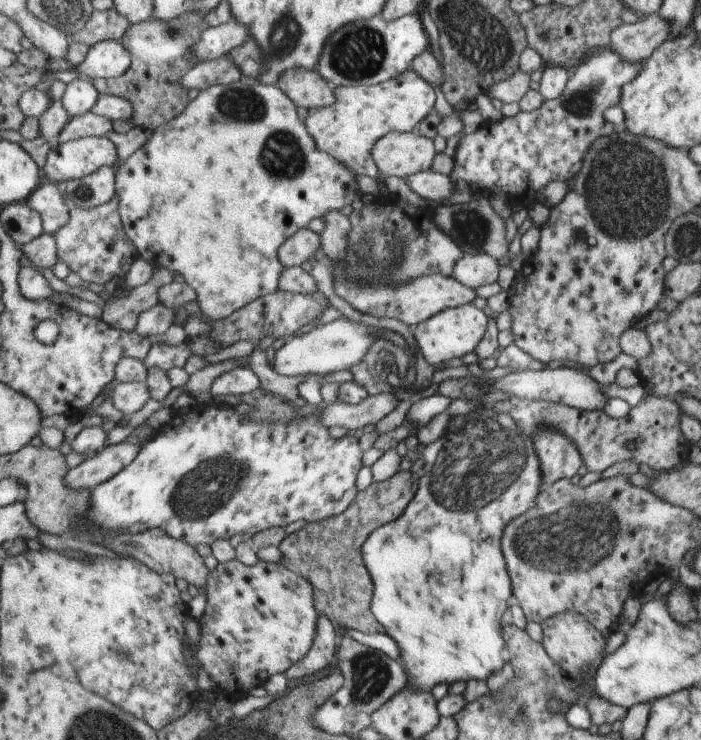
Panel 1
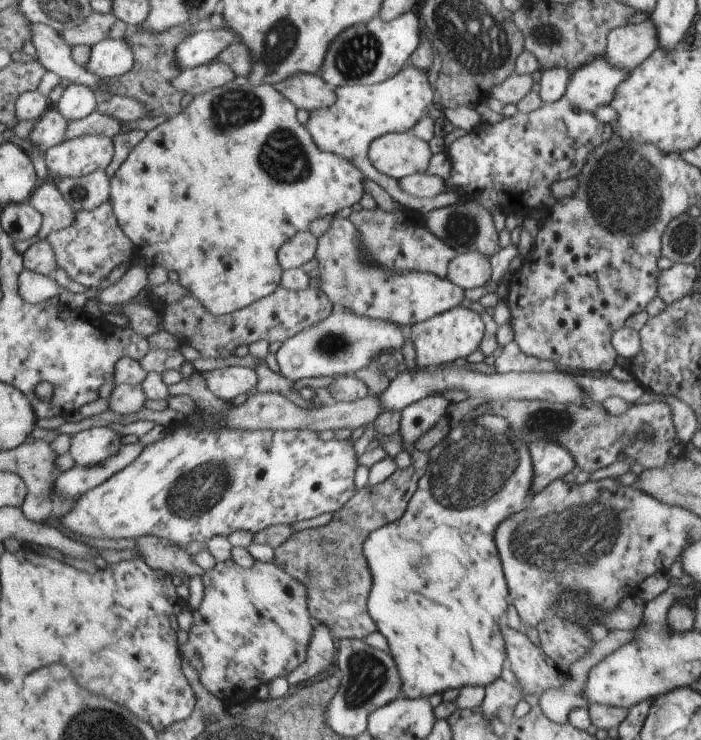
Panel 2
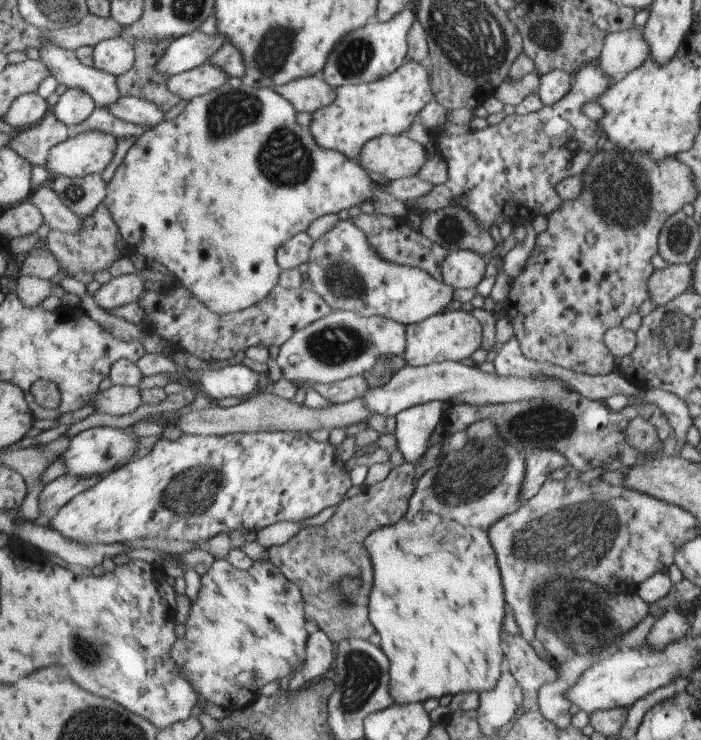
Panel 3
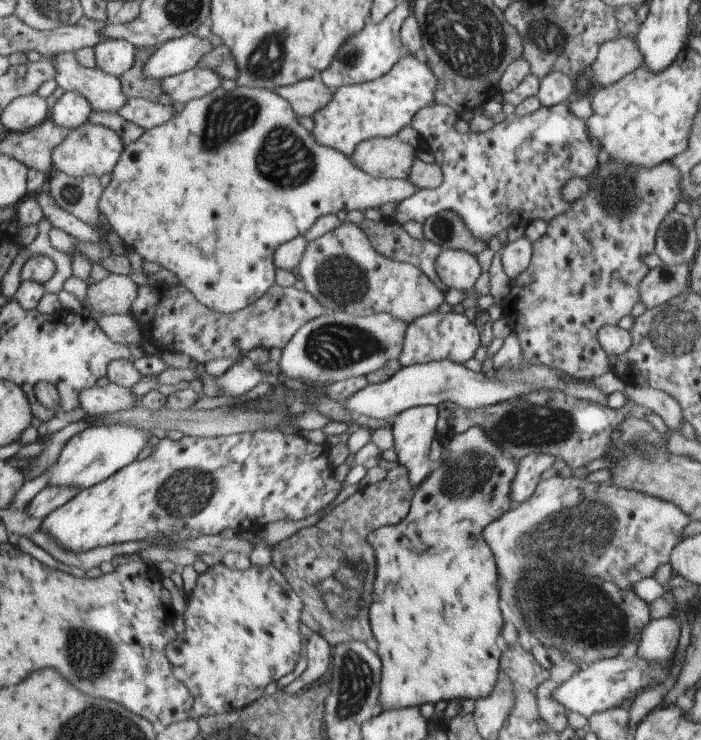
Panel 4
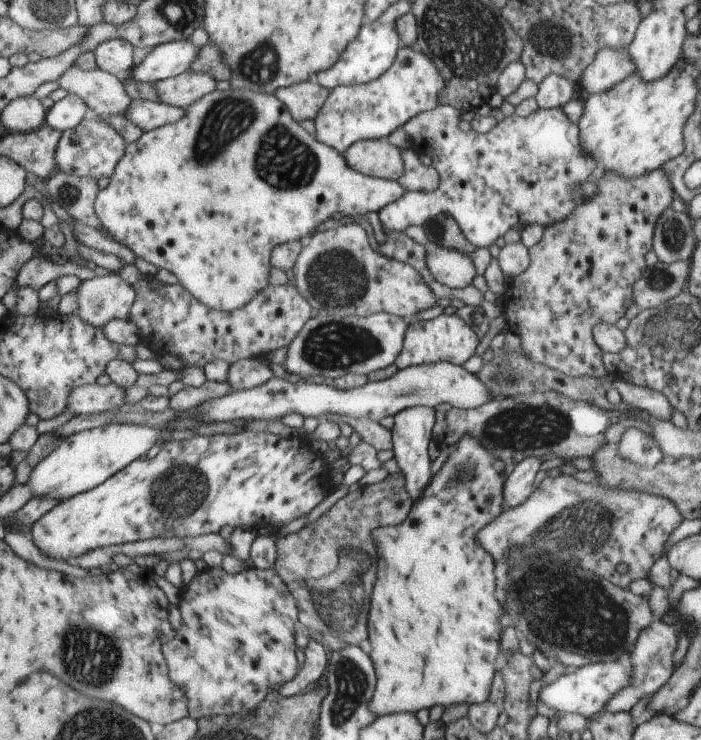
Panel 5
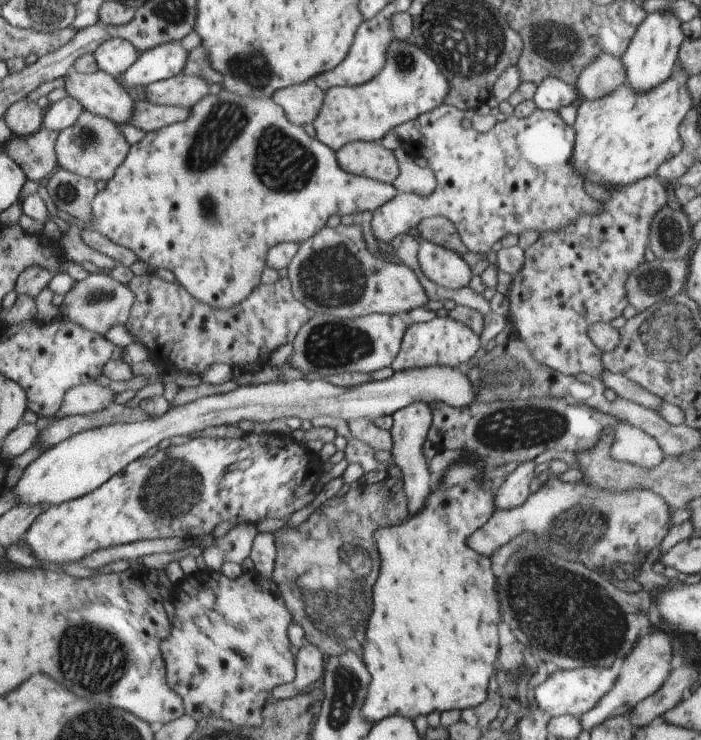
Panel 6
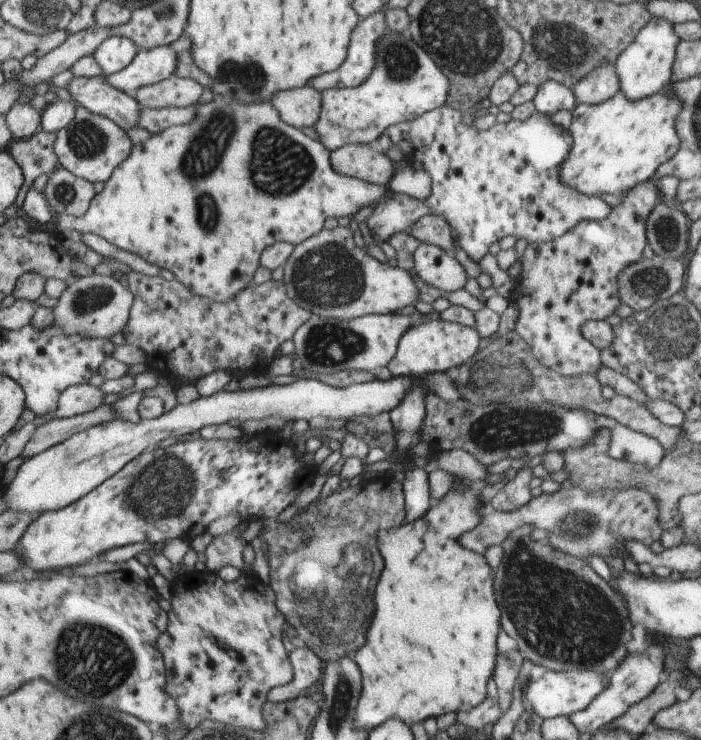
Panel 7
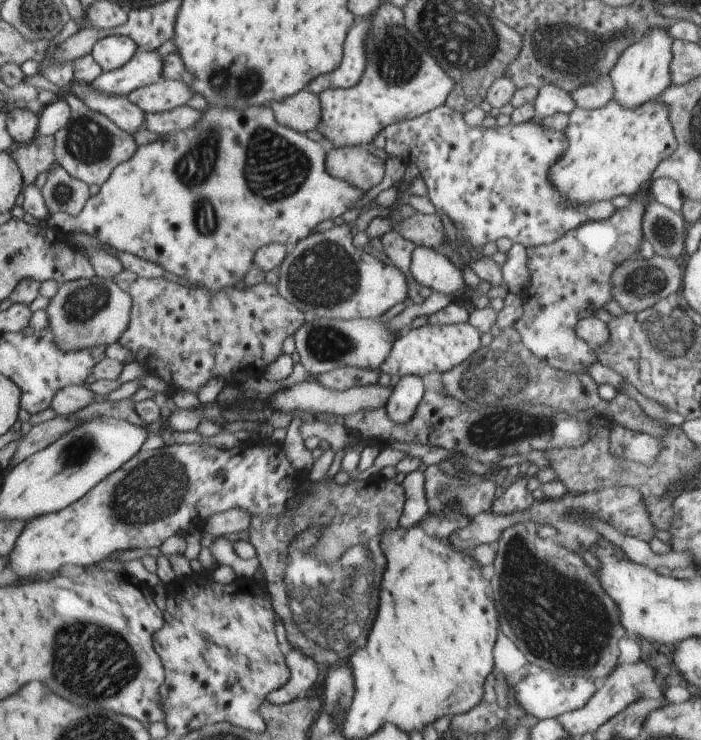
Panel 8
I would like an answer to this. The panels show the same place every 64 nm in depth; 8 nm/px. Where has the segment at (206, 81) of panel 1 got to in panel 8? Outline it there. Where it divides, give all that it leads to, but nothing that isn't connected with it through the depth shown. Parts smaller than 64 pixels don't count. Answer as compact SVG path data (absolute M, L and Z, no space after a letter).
M163 79L131 92L128 98L147 113L163 112L185 106L193 94L195 92L189 88L188 82Z

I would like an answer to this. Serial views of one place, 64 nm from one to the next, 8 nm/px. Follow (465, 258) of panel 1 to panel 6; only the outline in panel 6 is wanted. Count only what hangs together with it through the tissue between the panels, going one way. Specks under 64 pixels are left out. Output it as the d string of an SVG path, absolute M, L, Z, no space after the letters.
M417 226L408 230L407 234L419 244L416 256L422 273L420 278L429 278L437 286L449 290L461 290L461 286L467 286L471 272L457 254L421 238Z

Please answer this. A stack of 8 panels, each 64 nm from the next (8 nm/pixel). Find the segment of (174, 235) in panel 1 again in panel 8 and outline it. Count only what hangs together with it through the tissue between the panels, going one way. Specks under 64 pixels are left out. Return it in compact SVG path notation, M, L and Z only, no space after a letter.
M208 106L203 112L200 112L201 118L197 120L187 130L177 130L173 134L160 137L157 142L139 146L134 156L120 164L114 170L114 174L101 185L100 191L90 198L90 202L86 204L83 212L79 216L71 216L71 214L58 213L51 216L50 225L58 229L61 234L67 235L73 231L83 232L83 234L92 234L98 242L117 248L121 252L130 252L155 262L159 266L163 266L165 270L172 272L187 280L189 284L195 285L195 288L205 288L211 292L219 292L223 288L233 288L235 284L243 282L243 278L247 274L247 270L254 264L254 256L257 254L259 247L265 247L268 244L287 244L292 245L297 240L307 238L307 234L325 218L336 218L344 214L346 210L353 208L361 199L361 196L367 190L359 190L353 188L351 184L331 176L326 170L326 151L327 146L312 141L305 134L299 133L286 125L279 124L271 108L266 106L249 106L247 110L231 110L231 108L215 108Z

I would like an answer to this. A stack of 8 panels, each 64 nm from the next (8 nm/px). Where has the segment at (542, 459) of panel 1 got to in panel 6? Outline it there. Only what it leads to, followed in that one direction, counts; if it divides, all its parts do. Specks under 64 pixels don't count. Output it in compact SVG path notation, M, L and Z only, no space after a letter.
M533 460L519 463L496 489L495 509L512 509L519 506L529 495L529 482L533 480Z

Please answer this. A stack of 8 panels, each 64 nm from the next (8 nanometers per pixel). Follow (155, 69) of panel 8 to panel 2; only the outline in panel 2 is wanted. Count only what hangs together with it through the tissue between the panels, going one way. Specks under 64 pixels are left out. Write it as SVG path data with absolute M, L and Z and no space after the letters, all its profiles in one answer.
M225 26L216 30L193 32L177 46L176 64L181 71L187 71L212 62L236 38Z

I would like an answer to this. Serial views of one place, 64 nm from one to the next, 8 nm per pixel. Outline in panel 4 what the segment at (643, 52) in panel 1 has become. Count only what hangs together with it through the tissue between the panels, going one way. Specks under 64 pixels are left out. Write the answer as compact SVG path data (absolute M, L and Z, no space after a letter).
M617 38L602 44L598 58L594 59L587 71L596 90L617 82L625 74L633 72L642 62L635 40Z

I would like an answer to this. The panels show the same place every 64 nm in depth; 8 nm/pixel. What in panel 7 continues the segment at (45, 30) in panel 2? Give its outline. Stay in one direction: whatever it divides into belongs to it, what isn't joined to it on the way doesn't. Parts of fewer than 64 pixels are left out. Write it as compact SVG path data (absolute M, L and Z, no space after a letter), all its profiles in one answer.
M105 75L93 76L93 78L87 78L83 76L73 76L73 80L69 82L69 86L66 89L73 100L81 104L83 108L87 108L95 114L106 116L111 120L114 120L121 128L126 131L133 126L139 124L139 116L141 116L140 104L136 97L129 96L127 92L121 92L113 88Z

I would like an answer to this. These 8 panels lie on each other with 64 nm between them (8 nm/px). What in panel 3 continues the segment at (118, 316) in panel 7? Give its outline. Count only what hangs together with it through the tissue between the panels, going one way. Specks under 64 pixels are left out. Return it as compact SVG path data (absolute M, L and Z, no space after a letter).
M122 275L111 278L108 283L103 284L93 295L93 299L105 311L113 311L127 304L141 300L145 291L143 282L145 279L133 275Z

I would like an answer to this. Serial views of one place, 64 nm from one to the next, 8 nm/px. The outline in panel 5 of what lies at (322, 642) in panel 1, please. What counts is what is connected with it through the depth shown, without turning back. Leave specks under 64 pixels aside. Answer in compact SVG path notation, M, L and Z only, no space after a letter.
M309 638L306 646L302 649L303 664L299 666L299 672L295 678L283 683L277 691L280 696L293 697L303 692L309 684L313 684L321 678L326 670L328 660L325 656L325 646L317 640Z

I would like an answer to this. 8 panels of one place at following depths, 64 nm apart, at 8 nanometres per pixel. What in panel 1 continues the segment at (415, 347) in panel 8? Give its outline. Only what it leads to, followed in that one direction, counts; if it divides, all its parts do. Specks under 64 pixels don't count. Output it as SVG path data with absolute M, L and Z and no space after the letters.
M469 304L462 305L431 316L430 319L411 328L411 331L419 354L430 365L438 365L453 358L460 358L463 354L469 354L478 347L477 342L482 341L481 336L486 333L485 314Z

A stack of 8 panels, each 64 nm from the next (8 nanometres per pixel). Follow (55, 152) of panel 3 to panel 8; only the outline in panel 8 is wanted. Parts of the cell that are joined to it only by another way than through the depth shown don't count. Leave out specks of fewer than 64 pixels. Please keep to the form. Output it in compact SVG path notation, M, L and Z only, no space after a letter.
M69 95L67 102L75 116L56 134L56 162L87 184L101 186L111 178L115 168L134 156L139 145L131 133L119 128L107 115L91 110L78 96Z

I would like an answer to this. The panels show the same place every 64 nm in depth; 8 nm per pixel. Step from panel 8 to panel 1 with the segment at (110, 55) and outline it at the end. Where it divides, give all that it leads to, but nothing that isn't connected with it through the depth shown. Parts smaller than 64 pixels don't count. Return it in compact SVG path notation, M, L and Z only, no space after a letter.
M105 40L90 48L87 59L73 70L59 73L47 70L46 75L52 75L66 86L78 78L89 80L117 80L126 75L133 64L133 56L121 41Z

